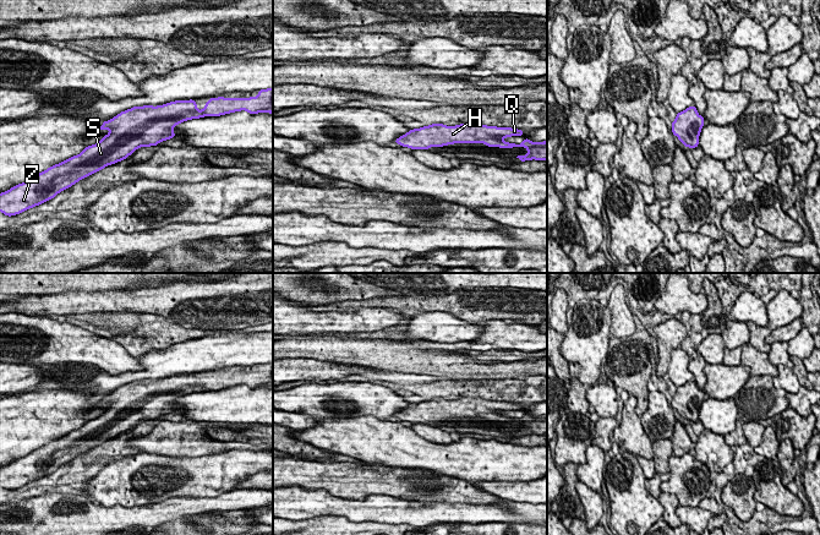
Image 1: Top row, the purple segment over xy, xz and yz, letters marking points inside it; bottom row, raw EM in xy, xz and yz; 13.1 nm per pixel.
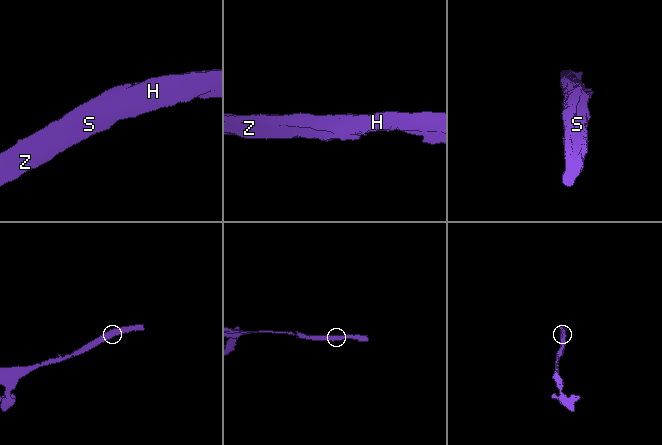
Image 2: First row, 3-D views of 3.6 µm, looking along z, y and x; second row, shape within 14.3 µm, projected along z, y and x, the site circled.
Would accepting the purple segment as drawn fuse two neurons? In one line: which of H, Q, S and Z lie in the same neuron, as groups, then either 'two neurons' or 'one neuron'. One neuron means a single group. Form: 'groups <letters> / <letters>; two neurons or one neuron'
groups H Q S Z; one neuron

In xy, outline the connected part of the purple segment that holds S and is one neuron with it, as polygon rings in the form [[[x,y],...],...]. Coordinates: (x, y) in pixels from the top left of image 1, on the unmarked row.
[[[259,364],[258,370],[251,372],[209,372],[203,384],[198,384],[196,376],[190,373],[158,381],[133,381],[121,386],[99,402],[109,403],[110,406],[97,419],[86,421],[78,430],[0,468],[0,486],[11,491],[39,480],[81,453],[126,433],[137,422],[157,420],[162,415],[174,413],[173,403],[180,397],[240,384],[272,388],[273,364]]]

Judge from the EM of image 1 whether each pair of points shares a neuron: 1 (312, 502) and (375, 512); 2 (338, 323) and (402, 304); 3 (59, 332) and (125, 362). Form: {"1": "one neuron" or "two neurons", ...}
{"1": "one neuron", "2": "two neurons", "3": "one neuron"}

